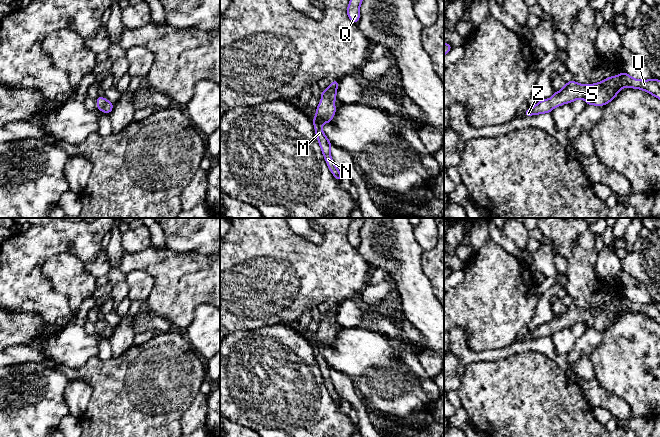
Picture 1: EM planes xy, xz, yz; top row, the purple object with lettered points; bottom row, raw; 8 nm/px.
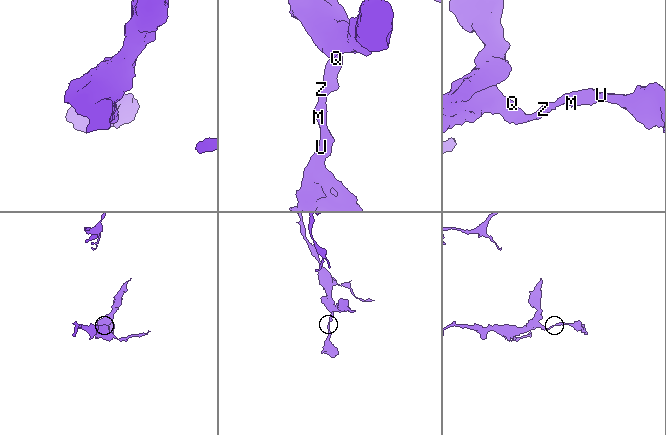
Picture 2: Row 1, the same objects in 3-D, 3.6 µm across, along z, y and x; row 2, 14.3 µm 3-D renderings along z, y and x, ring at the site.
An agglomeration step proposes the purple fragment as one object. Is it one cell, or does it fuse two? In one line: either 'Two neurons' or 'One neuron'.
One neuron

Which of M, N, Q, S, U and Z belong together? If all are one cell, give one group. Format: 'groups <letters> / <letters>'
groups M N Q S U Z

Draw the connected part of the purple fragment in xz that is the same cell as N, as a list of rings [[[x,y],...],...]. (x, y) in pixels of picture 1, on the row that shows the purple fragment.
[[[339,80],[333,81],[330,83],[326,90],[322,91],[321,101],[316,109],[316,117],[313,118],[312,121],[315,127],[316,137],[318,139],[319,145],[321,147],[328,168],[330,169],[336,180],[340,182],[342,174],[337,169],[336,165],[332,160],[330,153],[331,142],[328,140],[328,138],[325,136],[322,130],[322,124],[331,122],[335,115],[336,106],[333,103],[337,99],[336,91],[338,85]]]

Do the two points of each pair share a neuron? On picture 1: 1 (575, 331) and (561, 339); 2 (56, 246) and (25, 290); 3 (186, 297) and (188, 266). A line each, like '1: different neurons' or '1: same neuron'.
1: same neuron
2: same neuron
3: same neuron

